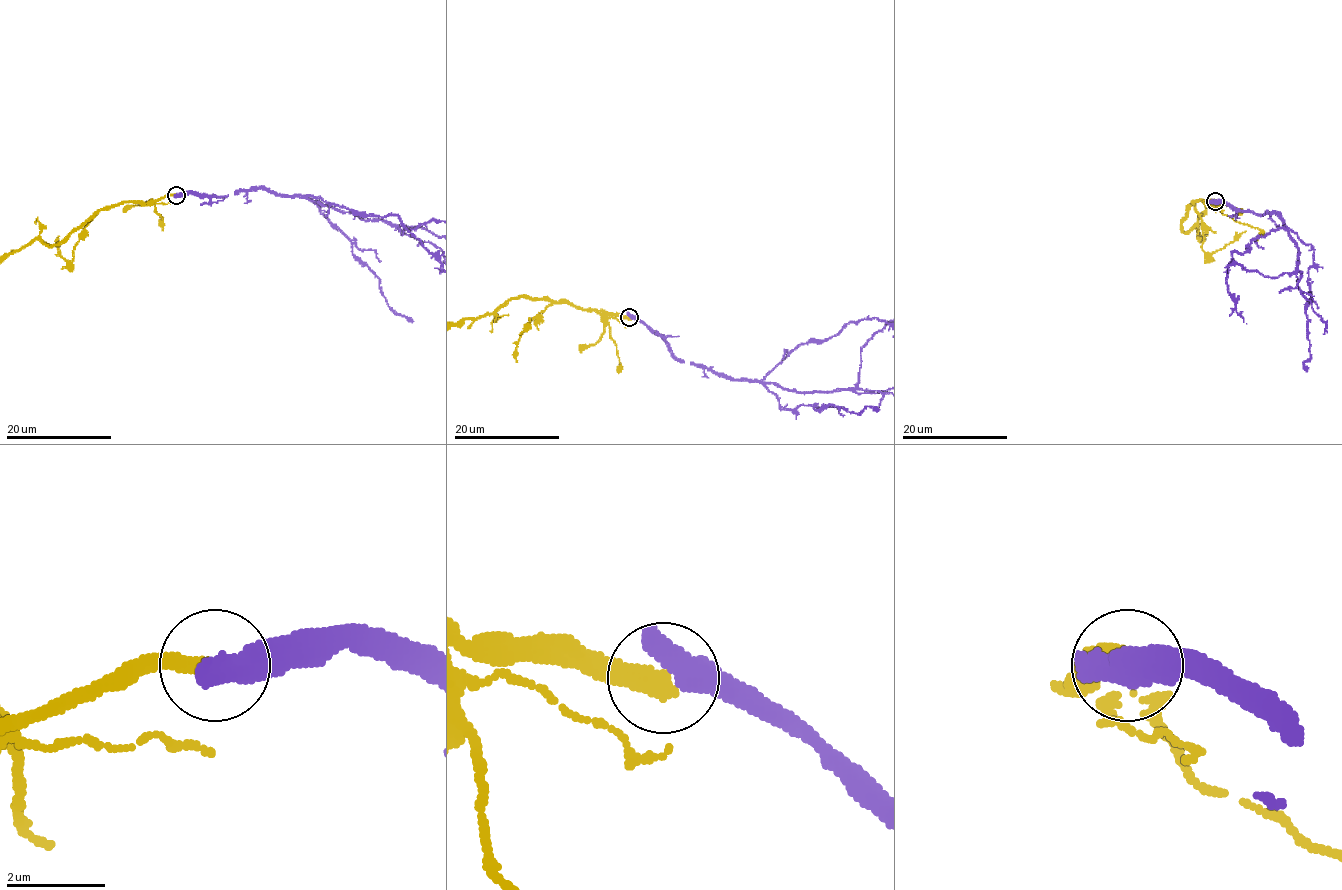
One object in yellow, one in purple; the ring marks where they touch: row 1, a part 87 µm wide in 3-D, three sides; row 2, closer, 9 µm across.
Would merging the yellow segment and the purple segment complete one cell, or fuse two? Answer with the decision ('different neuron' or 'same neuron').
different neuron

